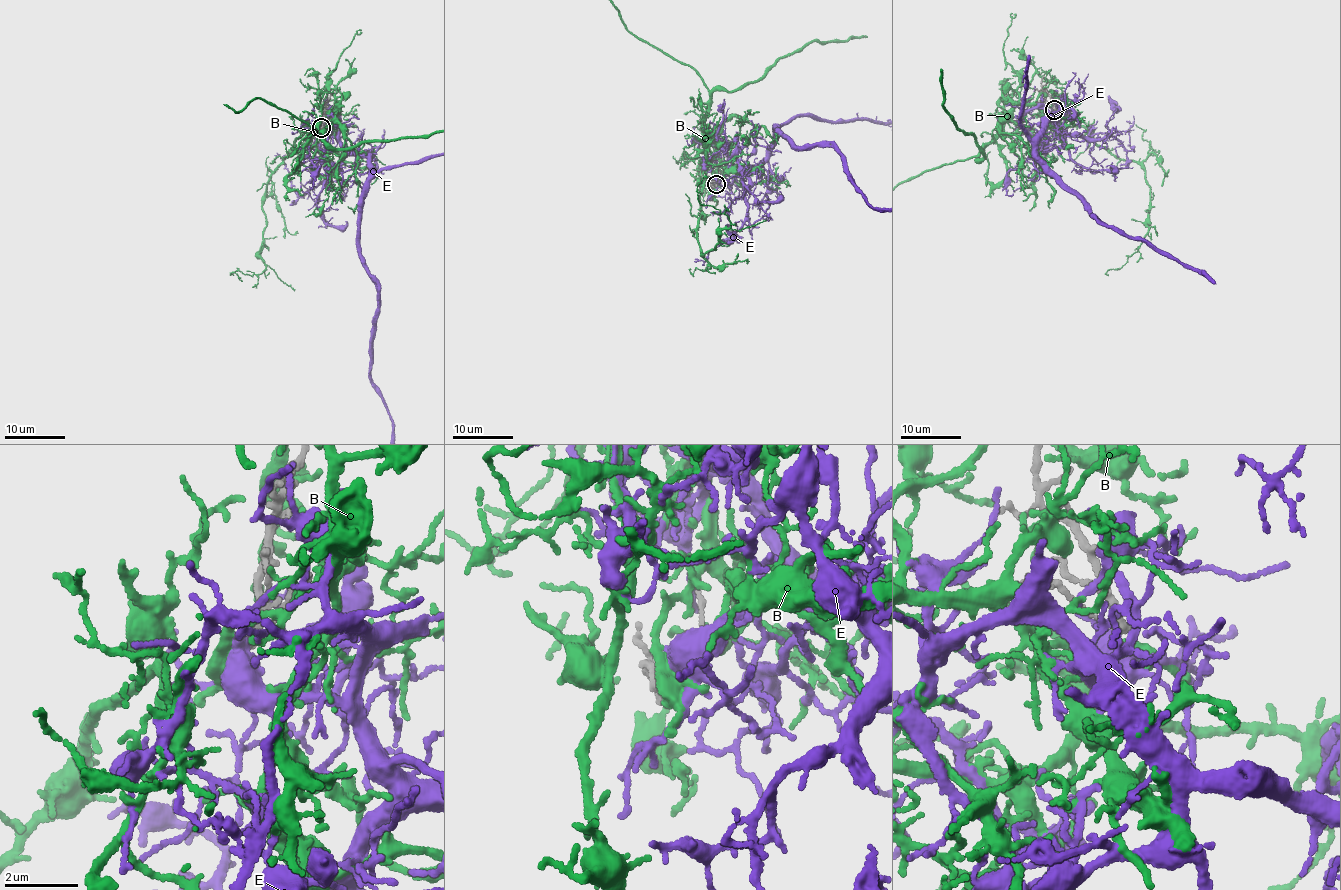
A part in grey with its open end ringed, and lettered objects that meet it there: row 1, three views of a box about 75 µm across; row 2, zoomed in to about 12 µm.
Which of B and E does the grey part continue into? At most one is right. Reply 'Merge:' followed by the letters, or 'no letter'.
Merge: E

